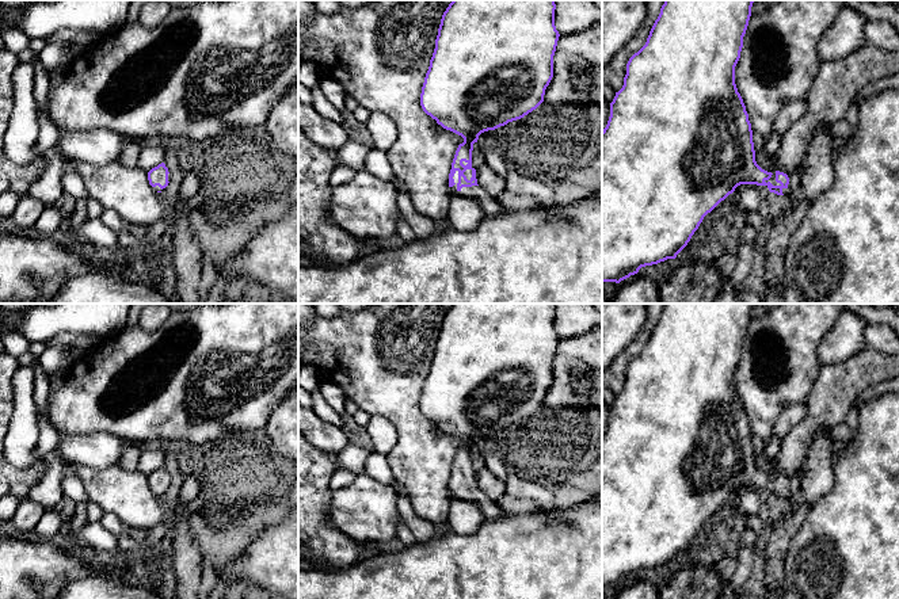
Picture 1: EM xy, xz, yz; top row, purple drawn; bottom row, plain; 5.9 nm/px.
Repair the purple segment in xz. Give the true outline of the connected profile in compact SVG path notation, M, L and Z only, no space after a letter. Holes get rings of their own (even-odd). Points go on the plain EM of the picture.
M453 304L442 318L420 409L438 428L464 442L452 466L449 491L477 504L485 519L510 512L481 496L472 469L473 447L481 436L521 423L544 405L560 340L555 313L555 304Z

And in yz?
M664 304L645 348L629 362L624 389L610 407L610 420L602 434L602 585L620 587L637 577L641 571L675 562L704 520L740 488L766 489L770 496L786 500L800 491L799 477L786 478L780 474L772 477L757 468L751 427L735 388L735 370L740 362L753 306L753 304Z

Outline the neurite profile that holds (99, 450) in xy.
M104 432L60 434L56 454L71 463L104 469L119 465L122 450L122 439L117 435Z

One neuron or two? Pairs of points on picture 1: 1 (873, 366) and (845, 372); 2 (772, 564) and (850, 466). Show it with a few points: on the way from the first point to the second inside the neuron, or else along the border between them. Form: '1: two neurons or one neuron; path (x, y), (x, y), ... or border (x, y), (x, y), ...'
1: one neuron; path (867, 367), (860, 372), (852, 372)
2: two neurons; border (793, 534), (784, 572)

